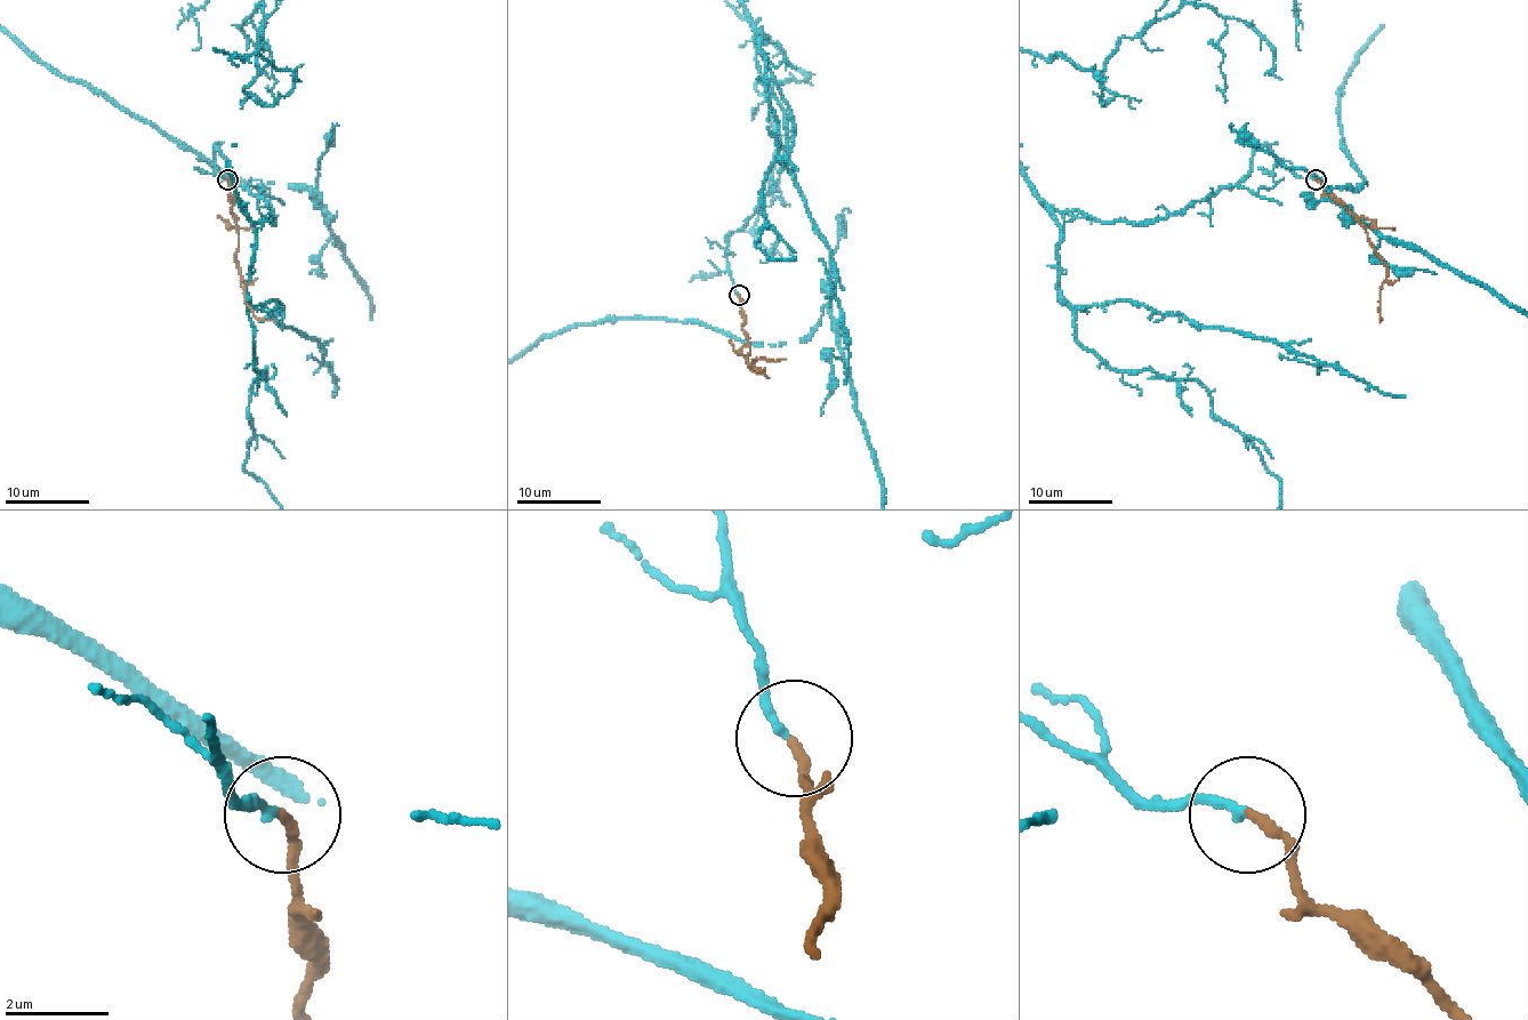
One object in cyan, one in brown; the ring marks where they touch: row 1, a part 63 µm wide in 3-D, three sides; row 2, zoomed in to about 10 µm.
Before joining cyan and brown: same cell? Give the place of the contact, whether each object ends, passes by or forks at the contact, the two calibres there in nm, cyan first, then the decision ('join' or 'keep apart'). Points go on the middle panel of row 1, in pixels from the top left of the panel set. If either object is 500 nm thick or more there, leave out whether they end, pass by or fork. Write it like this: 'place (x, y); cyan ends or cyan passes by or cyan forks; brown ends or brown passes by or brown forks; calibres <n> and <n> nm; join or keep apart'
place (739, 295); cyan ends; brown ends; calibres 170 and 200 nm; join

